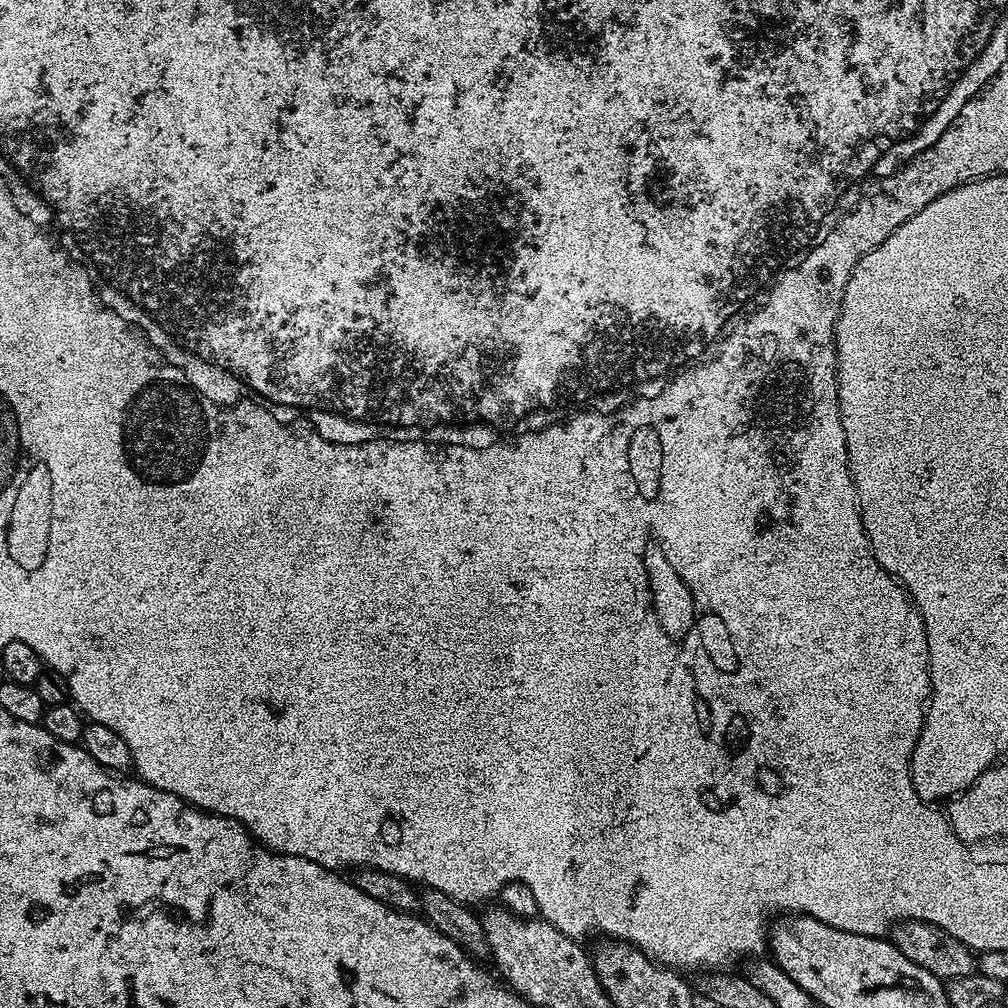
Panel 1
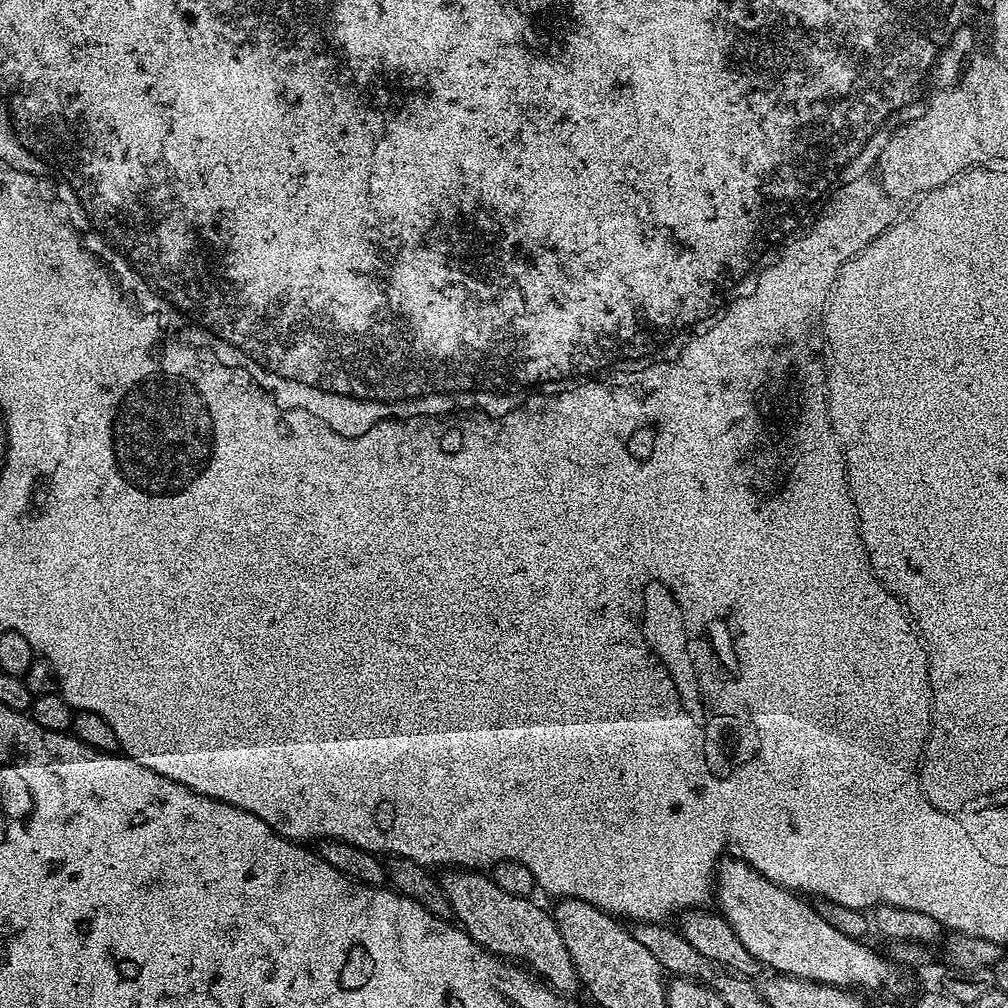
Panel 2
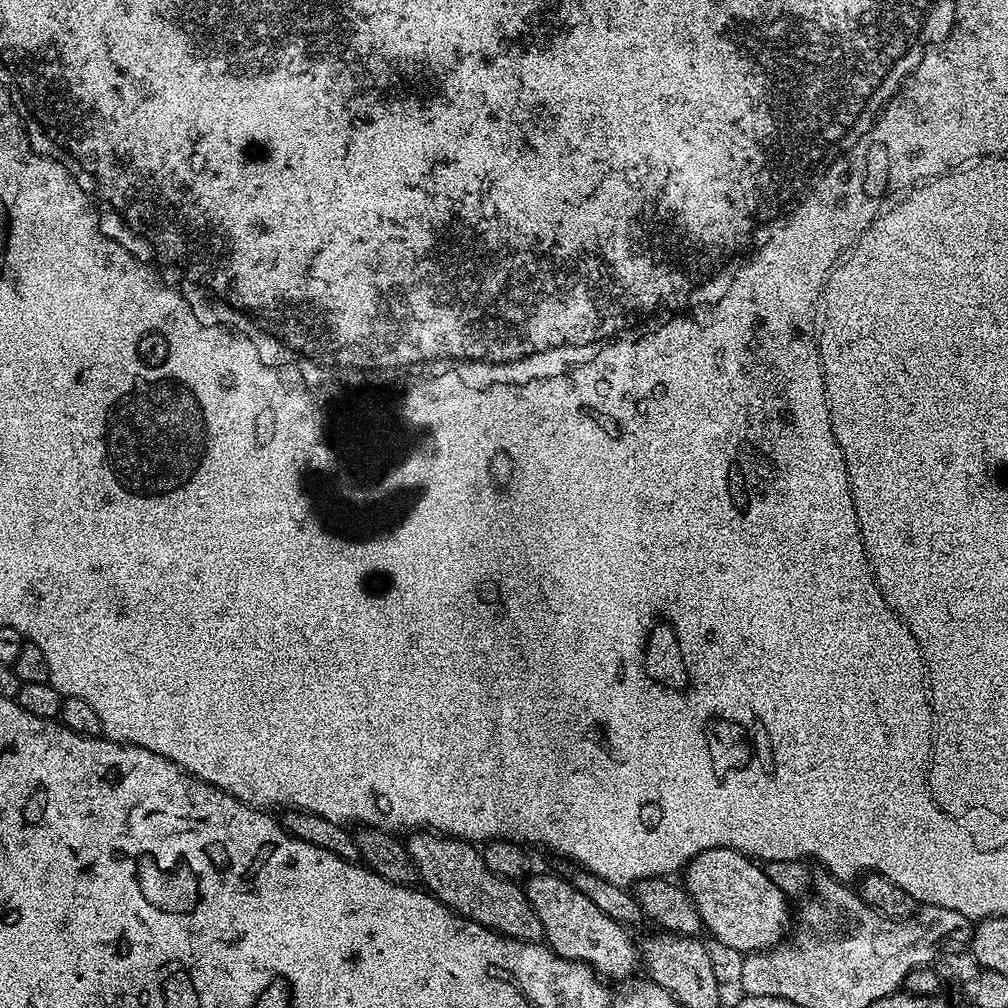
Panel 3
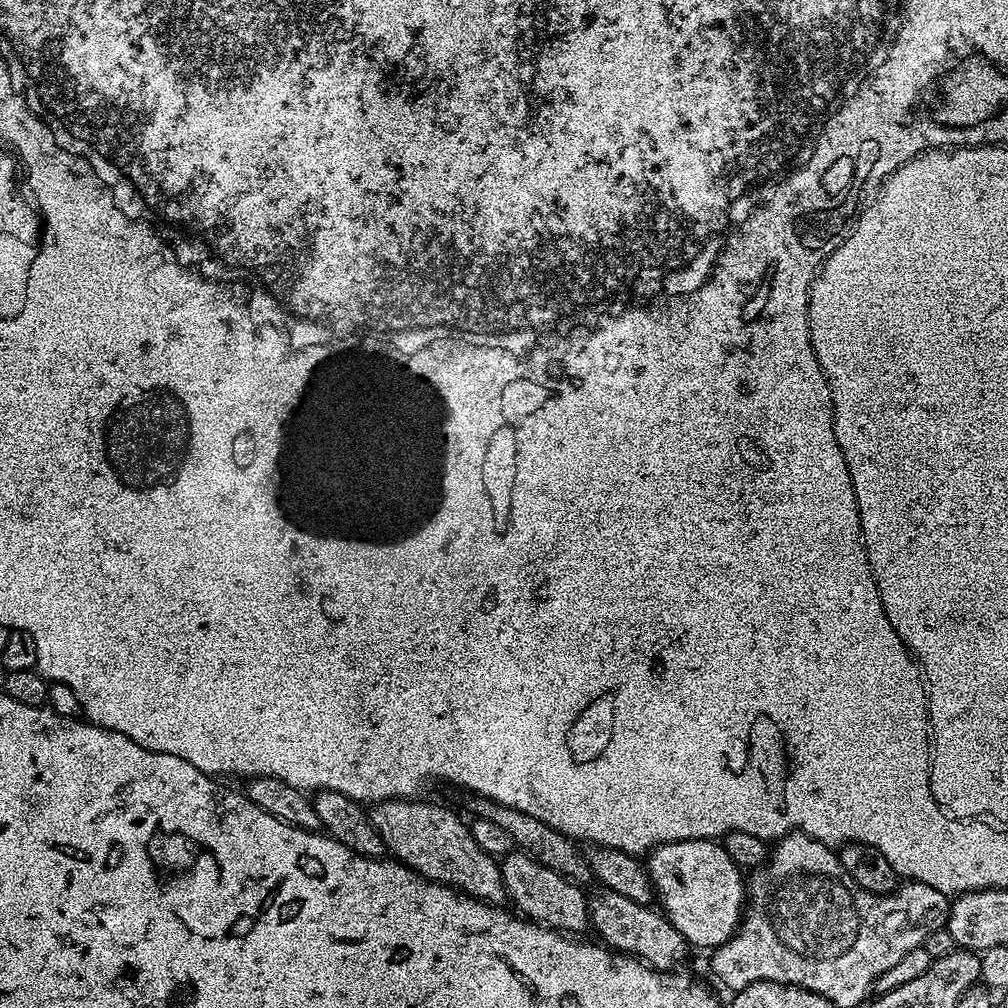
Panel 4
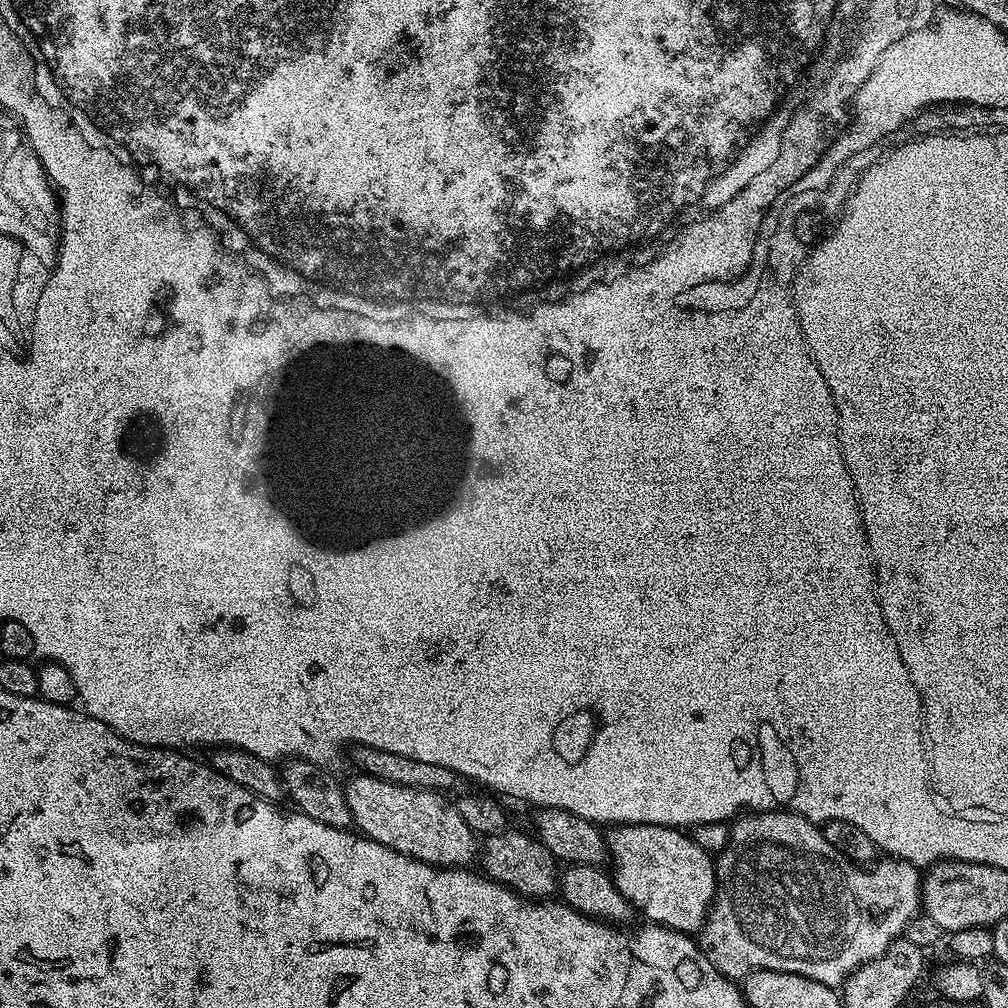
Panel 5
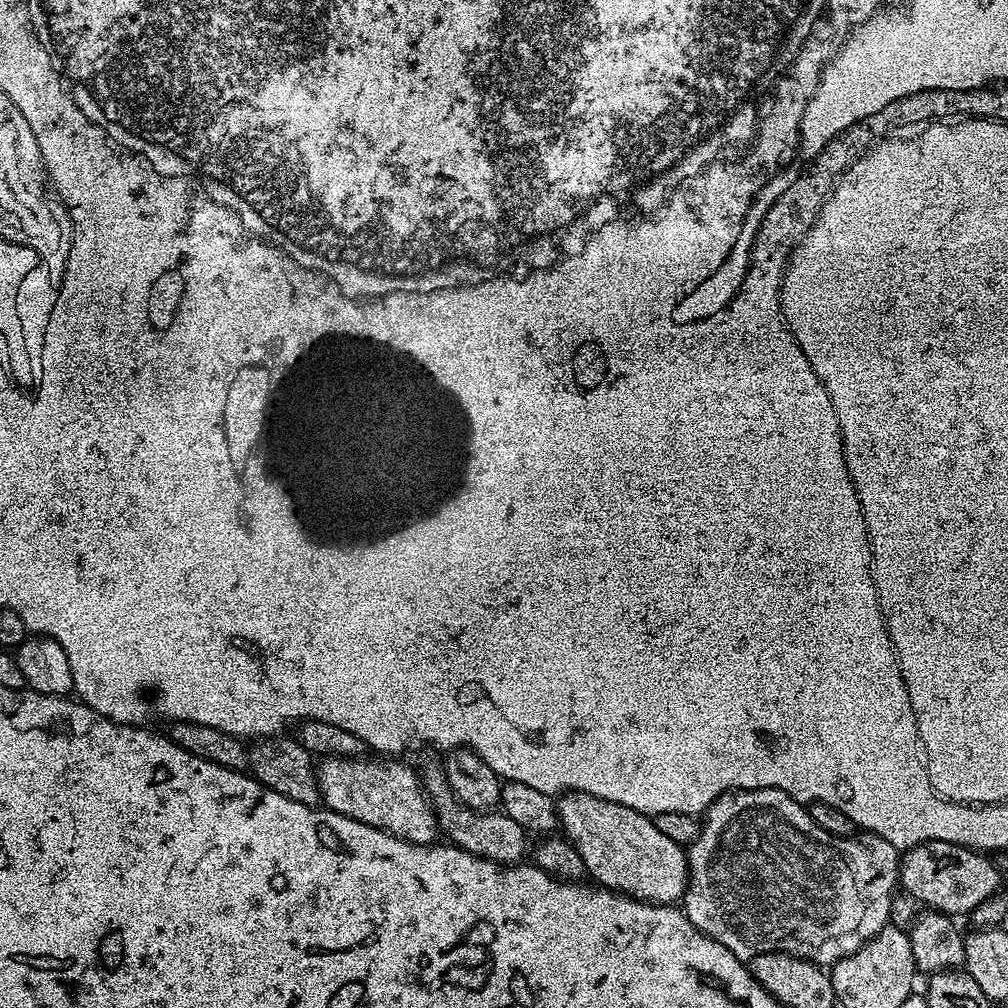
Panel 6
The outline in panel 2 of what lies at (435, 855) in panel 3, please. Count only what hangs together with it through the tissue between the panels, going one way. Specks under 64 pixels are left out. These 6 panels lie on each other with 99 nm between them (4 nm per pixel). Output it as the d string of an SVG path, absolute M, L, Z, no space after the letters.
M448 870L445 872L448 873L445 876L441 875L439 881L452 907L452 916L458 921L459 927L463 928L470 938L474 938L474 942L478 942L495 956L527 966L549 988L554 988L561 994L575 993L575 988L581 987L578 974L574 970L574 962L570 962L570 950L566 950L566 942L562 942L562 934L556 925L555 915L549 909L547 912L546 909L539 908L534 902L535 899L527 896L506 893L494 883L491 875L483 871Z

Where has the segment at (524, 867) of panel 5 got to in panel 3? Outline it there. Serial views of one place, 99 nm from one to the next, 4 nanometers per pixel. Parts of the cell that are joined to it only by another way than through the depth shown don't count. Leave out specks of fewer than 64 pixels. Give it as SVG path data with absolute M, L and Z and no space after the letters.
M532 874L527 877L523 889L534 914L538 914L538 922L542 922L547 947L562 958L588 964L597 976L608 982L627 981L632 978L627 976L634 975L636 967L641 967L642 956L638 944L628 937L629 929L614 922L614 918L606 918L582 890L572 885L571 879Z

